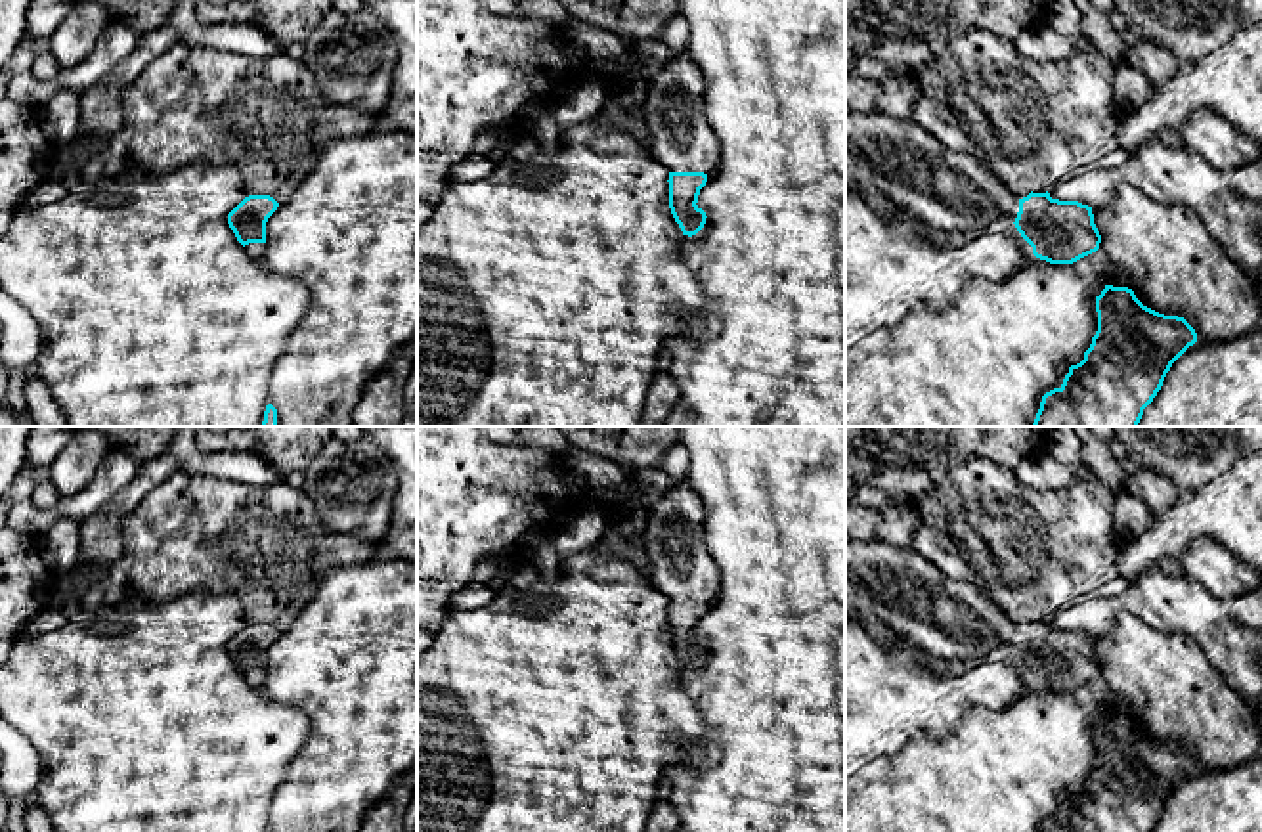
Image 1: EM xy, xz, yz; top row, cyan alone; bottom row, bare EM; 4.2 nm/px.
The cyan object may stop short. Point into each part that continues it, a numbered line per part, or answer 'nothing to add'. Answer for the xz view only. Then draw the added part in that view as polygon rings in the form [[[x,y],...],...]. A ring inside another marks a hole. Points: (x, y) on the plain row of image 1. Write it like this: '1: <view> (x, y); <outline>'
1: xz (681, 567); [[[688,478],[646,503],[650,580],[669,601],[713,602],[721,572],[704,539],[704,503]]]

